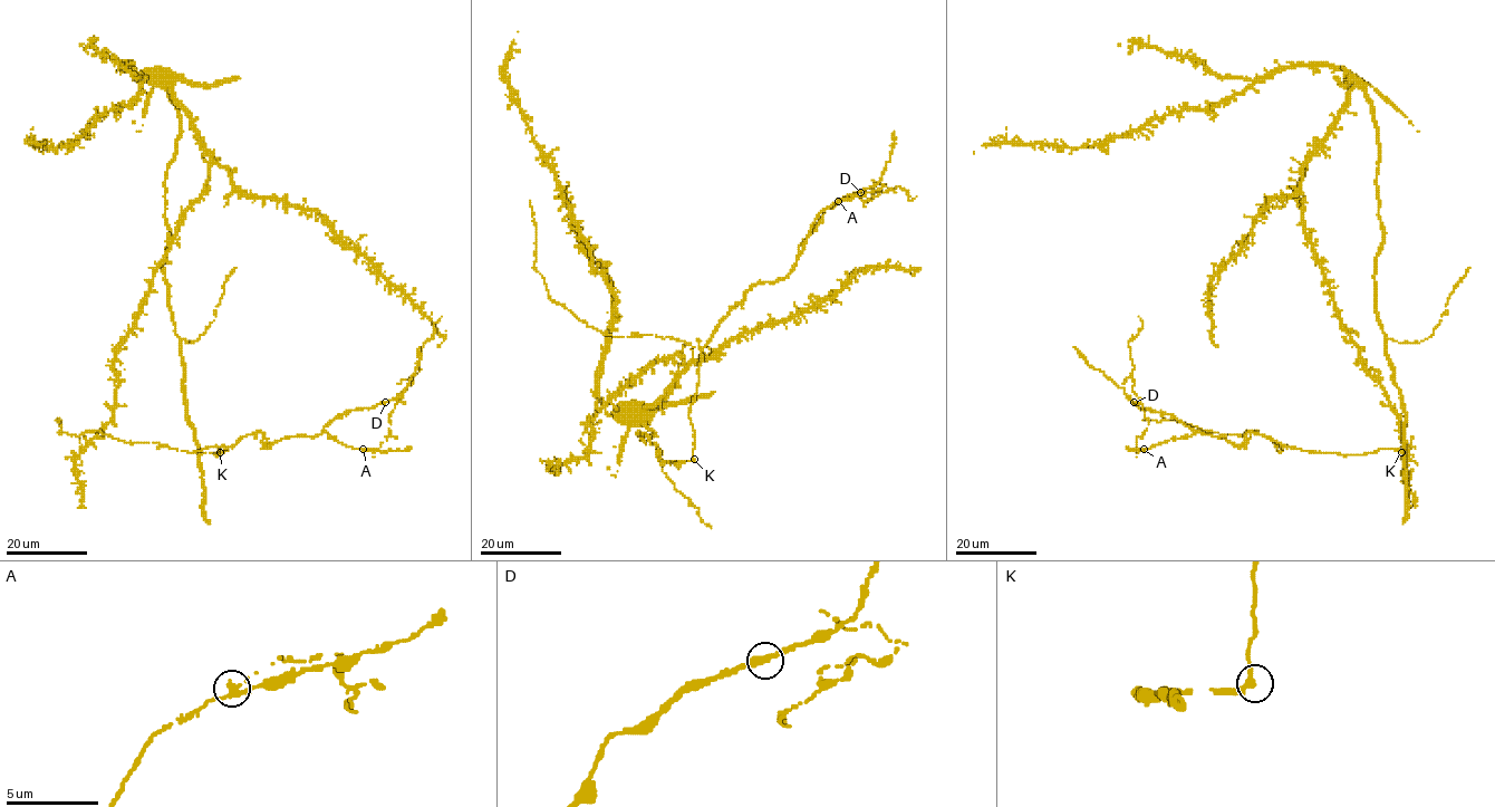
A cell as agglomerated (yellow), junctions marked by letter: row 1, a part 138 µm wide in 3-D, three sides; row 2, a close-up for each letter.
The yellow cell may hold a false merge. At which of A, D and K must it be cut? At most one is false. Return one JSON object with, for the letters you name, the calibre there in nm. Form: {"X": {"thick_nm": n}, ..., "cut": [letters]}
{"A": {"thick_nm": 320}, "cut": ["A"]}

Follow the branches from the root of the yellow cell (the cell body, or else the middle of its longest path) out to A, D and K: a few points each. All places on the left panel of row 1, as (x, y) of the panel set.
A: (169, 291), (186, 422), (202, 452), (220, 449), (219, 455), (257, 431), (269, 445), (325, 432), (363, 449)
D: (169, 291), (186, 422), (202, 452), (219, 455), (257, 431), (269, 445), (314, 436), (339, 414), (385, 402)
K: (169, 291), (169, 307), (184, 368), (186, 422), (202, 452), (220, 452)

